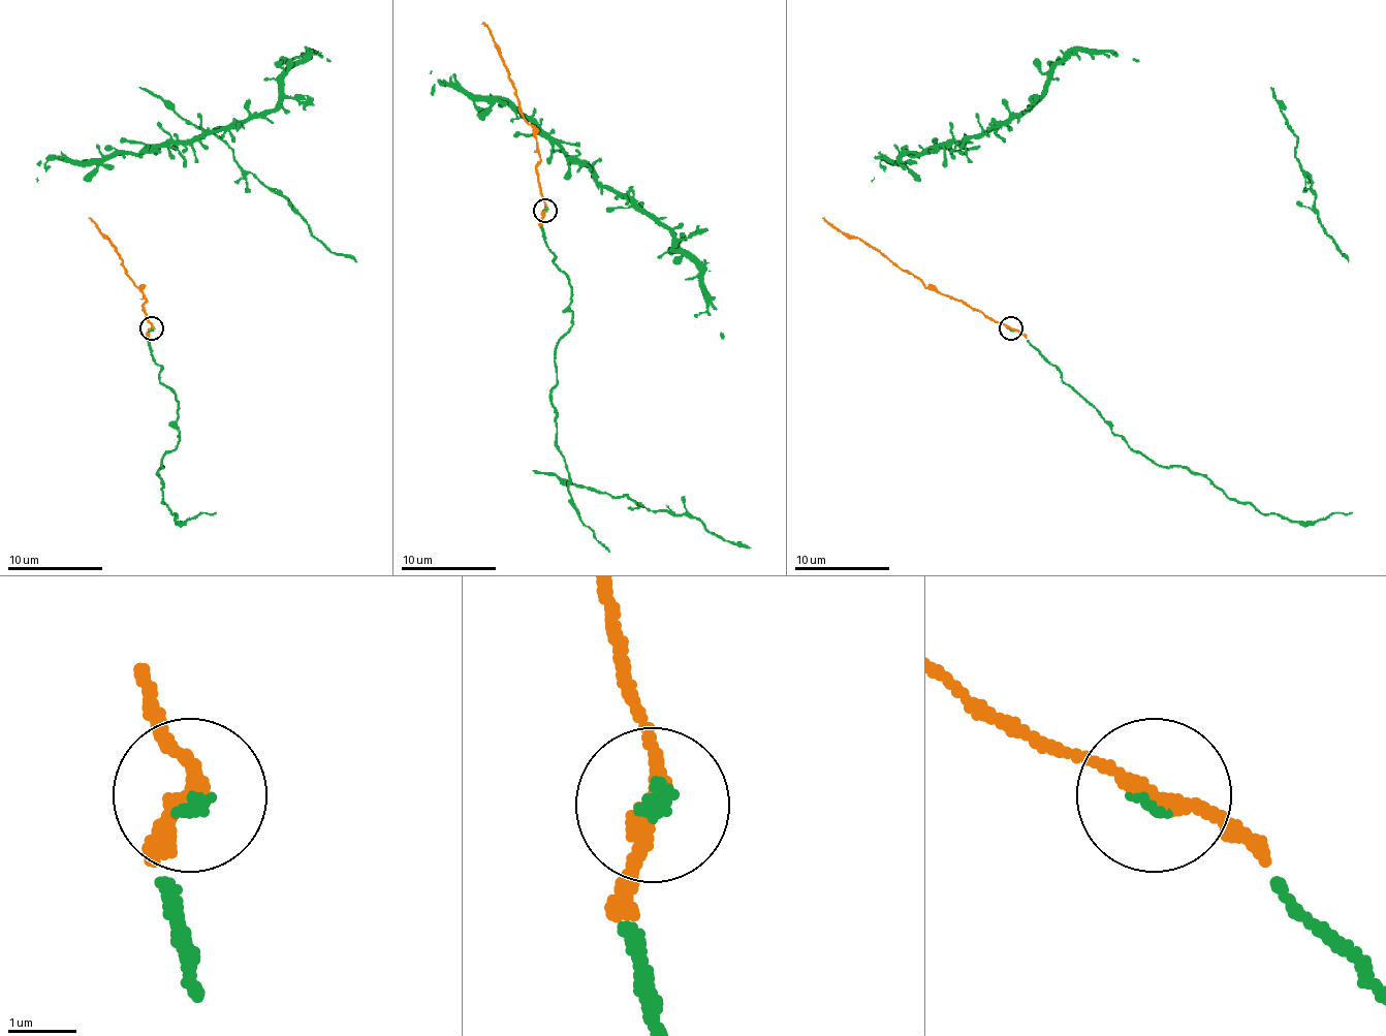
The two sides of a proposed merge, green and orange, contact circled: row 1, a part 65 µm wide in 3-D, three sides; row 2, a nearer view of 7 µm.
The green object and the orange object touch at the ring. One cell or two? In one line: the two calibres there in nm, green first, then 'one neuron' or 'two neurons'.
calibres 130 and 240 nm; one neuron

